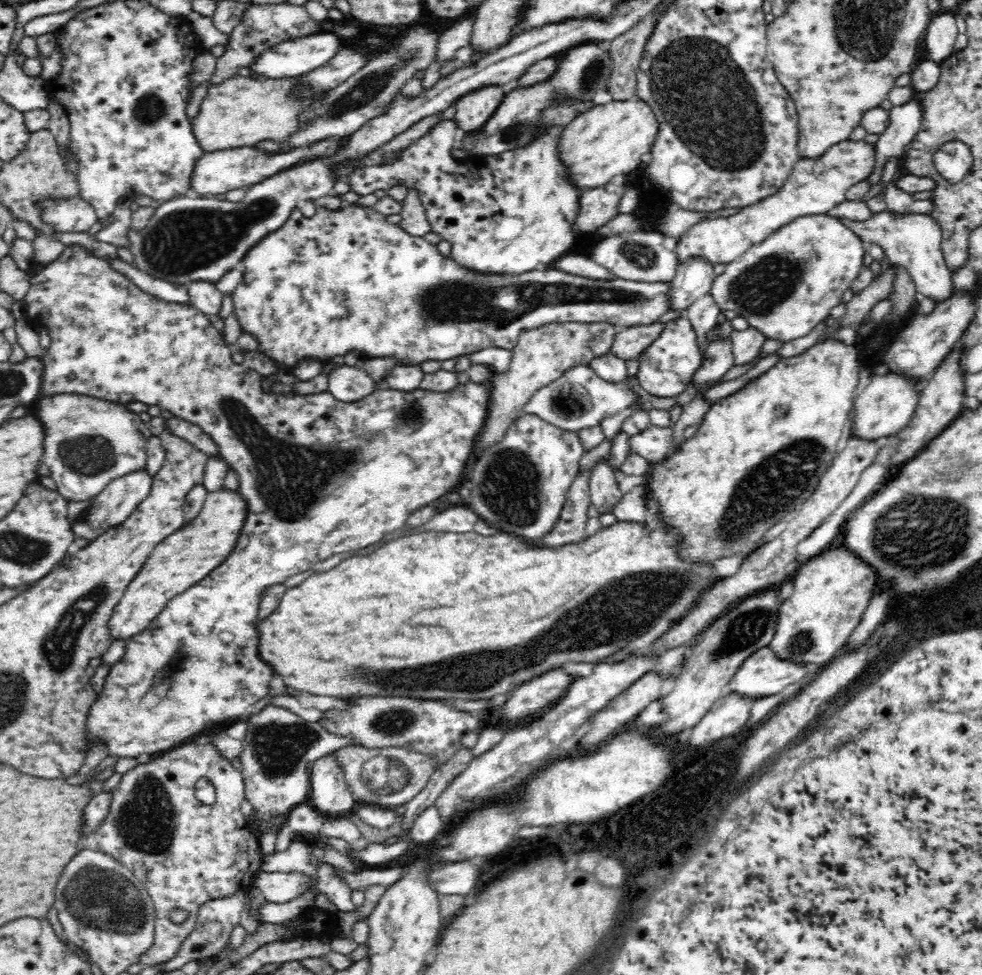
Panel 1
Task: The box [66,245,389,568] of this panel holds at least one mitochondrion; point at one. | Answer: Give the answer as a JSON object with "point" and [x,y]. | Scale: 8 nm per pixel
{"point":[289,479]}

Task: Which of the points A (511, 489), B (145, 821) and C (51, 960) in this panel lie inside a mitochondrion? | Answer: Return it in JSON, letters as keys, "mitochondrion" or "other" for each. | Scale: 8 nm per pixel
{"A":"mitochondrion","B":"mitochondrion","C":"other"}

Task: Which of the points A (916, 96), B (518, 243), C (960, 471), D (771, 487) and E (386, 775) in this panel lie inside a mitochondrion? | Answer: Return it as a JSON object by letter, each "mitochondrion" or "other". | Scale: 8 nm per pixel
{"A":"other","B":"other","C":"mitochondrion","D":"mitochondrion","E":"mitochondrion"}

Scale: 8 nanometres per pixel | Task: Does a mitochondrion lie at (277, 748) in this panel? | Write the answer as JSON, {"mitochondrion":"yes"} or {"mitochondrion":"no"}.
{"mitochondrion":"yes"}

